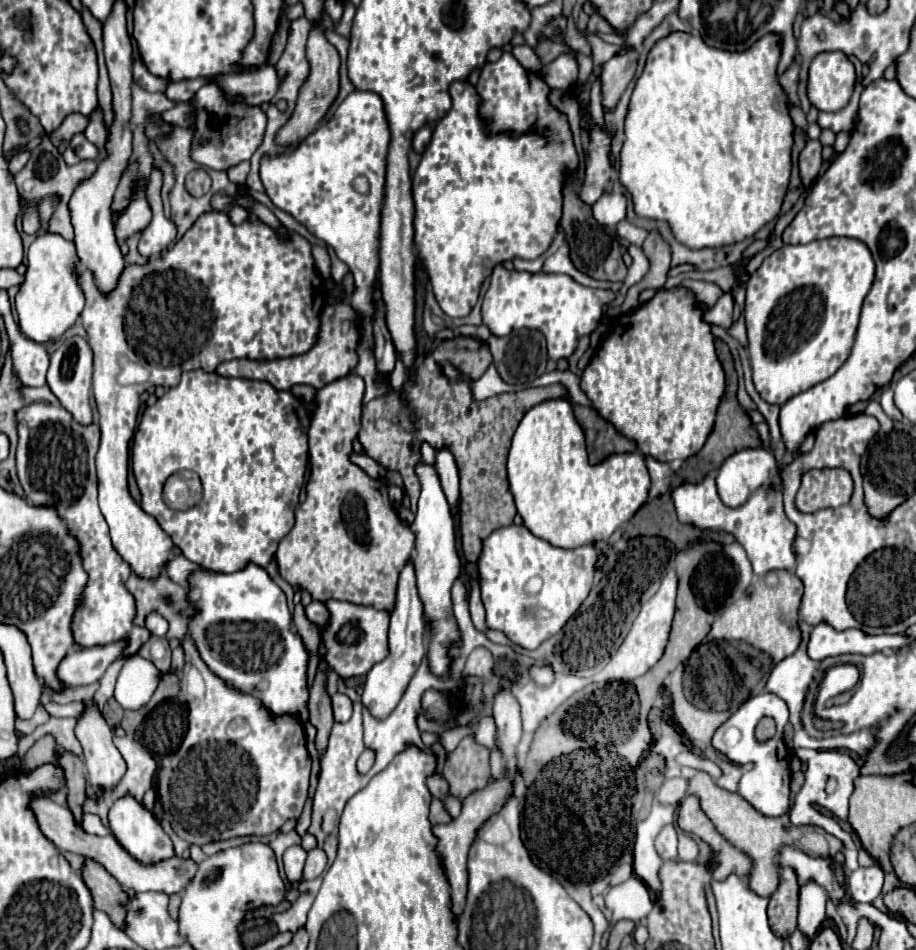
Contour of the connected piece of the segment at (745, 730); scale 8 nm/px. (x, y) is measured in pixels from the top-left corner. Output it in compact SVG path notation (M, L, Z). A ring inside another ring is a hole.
M760 693L756 697L750 697L746 703L740 705L740 709L726 721L722 723L714 737L712 737L712 747L724 753L732 763L754 763L756 767L748 773L742 775L738 783L738 793L762 815L766 817L780 817L788 811L790 803L790 749L786 747L782 739L784 725L788 723L788 705L784 701L778 701L774 693ZM770 715L776 721L776 735L768 739L766 743L758 743L754 739L754 727L756 723L764 717Z

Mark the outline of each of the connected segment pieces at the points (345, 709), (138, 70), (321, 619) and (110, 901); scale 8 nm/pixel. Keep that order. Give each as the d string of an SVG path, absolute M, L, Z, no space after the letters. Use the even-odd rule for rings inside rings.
M342 693L332 695L332 709L334 709L334 719L338 723L346 723L352 717L352 701Z
M141 59L133 62L132 69L134 82L150 92L164 92L169 81L152 75Z
M312 601L310 605L304 607L304 611L306 611L306 617L308 617L312 623L316 623L318 627L324 627L324 625L326 625L326 621L328 621L328 609L326 609L324 603Z
M86 857L82 869L78 871L82 881L92 893L94 909L104 911L116 925L124 925L124 909L120 909L120 901L124 901L124 891L118 881L94 859Z

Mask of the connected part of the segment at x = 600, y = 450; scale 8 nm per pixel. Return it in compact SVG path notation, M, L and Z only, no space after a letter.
M574 407L576 421L582 425L586 435L586 447L590 463L600 463L612 453L636 451L636 443L622 437L608 421L604 421L592 407Z

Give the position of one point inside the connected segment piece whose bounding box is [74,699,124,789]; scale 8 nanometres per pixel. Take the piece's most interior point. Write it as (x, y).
(103, 762)

